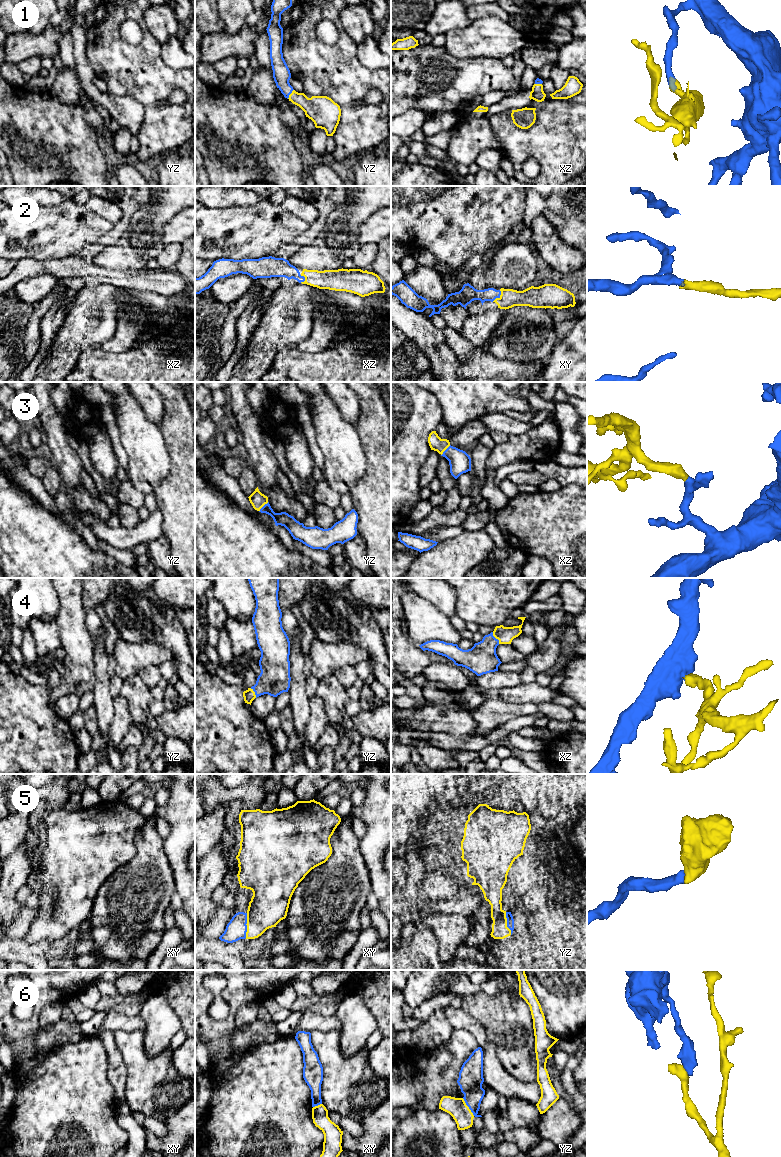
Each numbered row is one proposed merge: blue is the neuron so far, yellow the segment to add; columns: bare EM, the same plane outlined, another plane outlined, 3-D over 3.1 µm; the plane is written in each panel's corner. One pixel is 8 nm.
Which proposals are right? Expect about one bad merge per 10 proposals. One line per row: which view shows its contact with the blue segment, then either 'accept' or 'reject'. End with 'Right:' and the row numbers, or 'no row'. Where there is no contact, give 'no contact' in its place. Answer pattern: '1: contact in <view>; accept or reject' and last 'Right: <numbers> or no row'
1: contact in yz; accept
2: contact in xy; accept
3: contact in yz; accept
4: contact in xz; accept
5: contact in xy; accept
6: contact in yz; accept
Right: 1, 2, 3, 4, 5, 6

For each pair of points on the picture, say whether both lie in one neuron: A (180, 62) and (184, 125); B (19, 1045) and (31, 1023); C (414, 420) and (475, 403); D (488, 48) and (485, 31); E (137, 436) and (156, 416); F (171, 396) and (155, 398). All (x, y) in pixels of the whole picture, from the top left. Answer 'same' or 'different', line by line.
A: different
B: same
C: different
D: same
E: different
F: different

